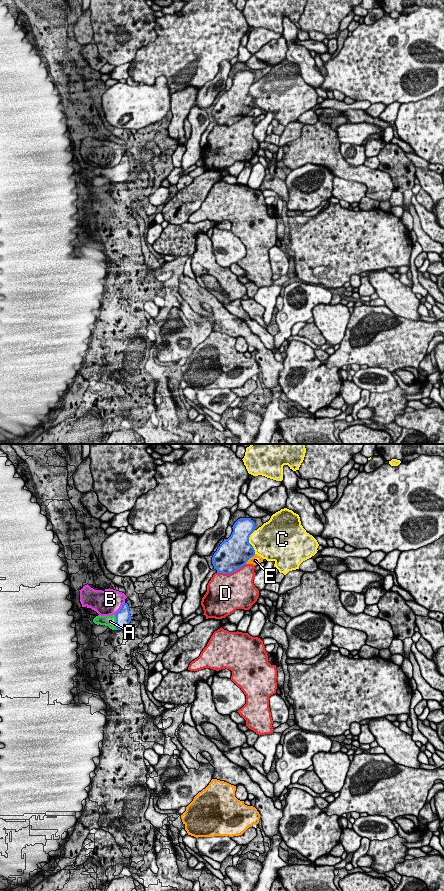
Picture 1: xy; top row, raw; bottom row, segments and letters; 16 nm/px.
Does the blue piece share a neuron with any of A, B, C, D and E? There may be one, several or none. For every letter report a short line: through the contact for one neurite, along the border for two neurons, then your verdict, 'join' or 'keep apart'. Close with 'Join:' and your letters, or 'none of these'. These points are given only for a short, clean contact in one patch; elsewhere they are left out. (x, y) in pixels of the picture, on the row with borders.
A: line xy (123, 617), (116, 622), (110, 621); join
B: keep apart
C: keep apart
D: keep apart
E: keep apart
Join: A

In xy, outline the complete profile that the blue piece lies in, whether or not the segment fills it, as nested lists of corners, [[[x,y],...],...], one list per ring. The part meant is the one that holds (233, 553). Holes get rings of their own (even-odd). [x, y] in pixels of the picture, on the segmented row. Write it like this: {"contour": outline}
{"contour": [[[240,518],[232,528],[231,536],[224,539],[212,557],[217,573],[231,574],[246,565],[255,555],[249,543],[249,537],[255,531],[255,522],[251,518]]]}

